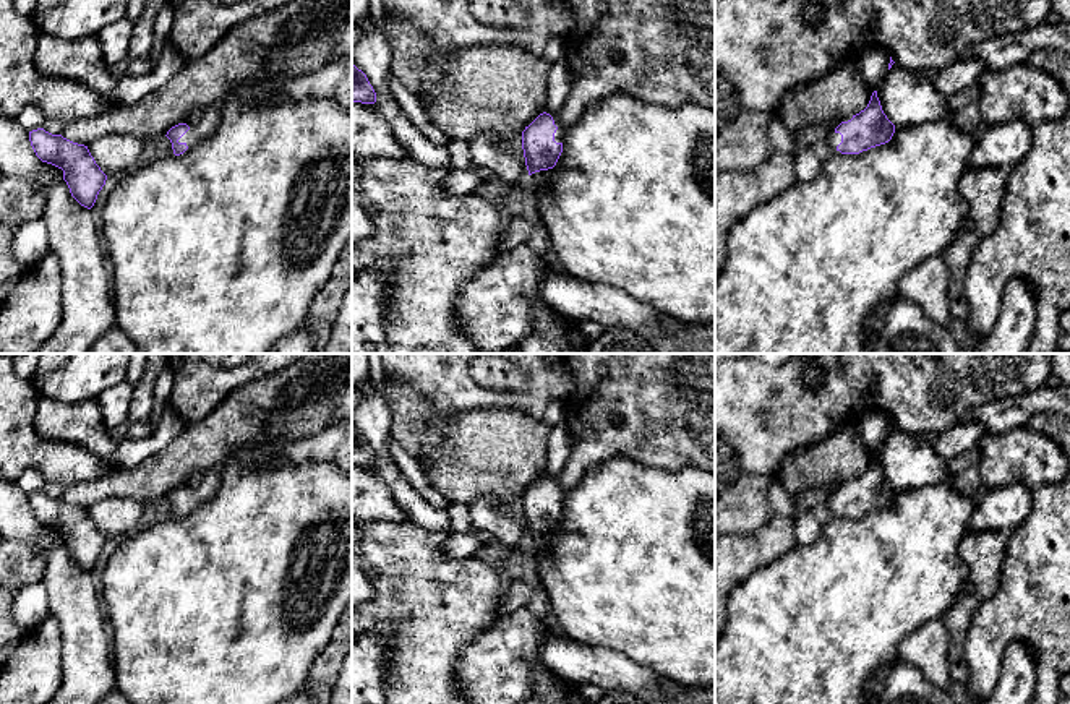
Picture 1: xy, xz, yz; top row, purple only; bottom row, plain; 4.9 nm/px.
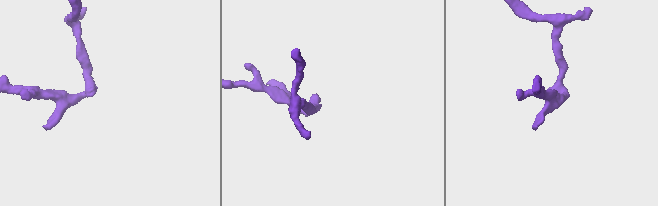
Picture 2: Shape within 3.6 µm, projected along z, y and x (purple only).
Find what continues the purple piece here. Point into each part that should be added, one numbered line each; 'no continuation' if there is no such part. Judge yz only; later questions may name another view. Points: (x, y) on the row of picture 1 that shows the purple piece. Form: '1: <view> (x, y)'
1: yz (834, 138)

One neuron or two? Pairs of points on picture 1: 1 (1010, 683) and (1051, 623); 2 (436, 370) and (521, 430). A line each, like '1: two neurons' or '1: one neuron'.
1: two neurons
2: two neurons

